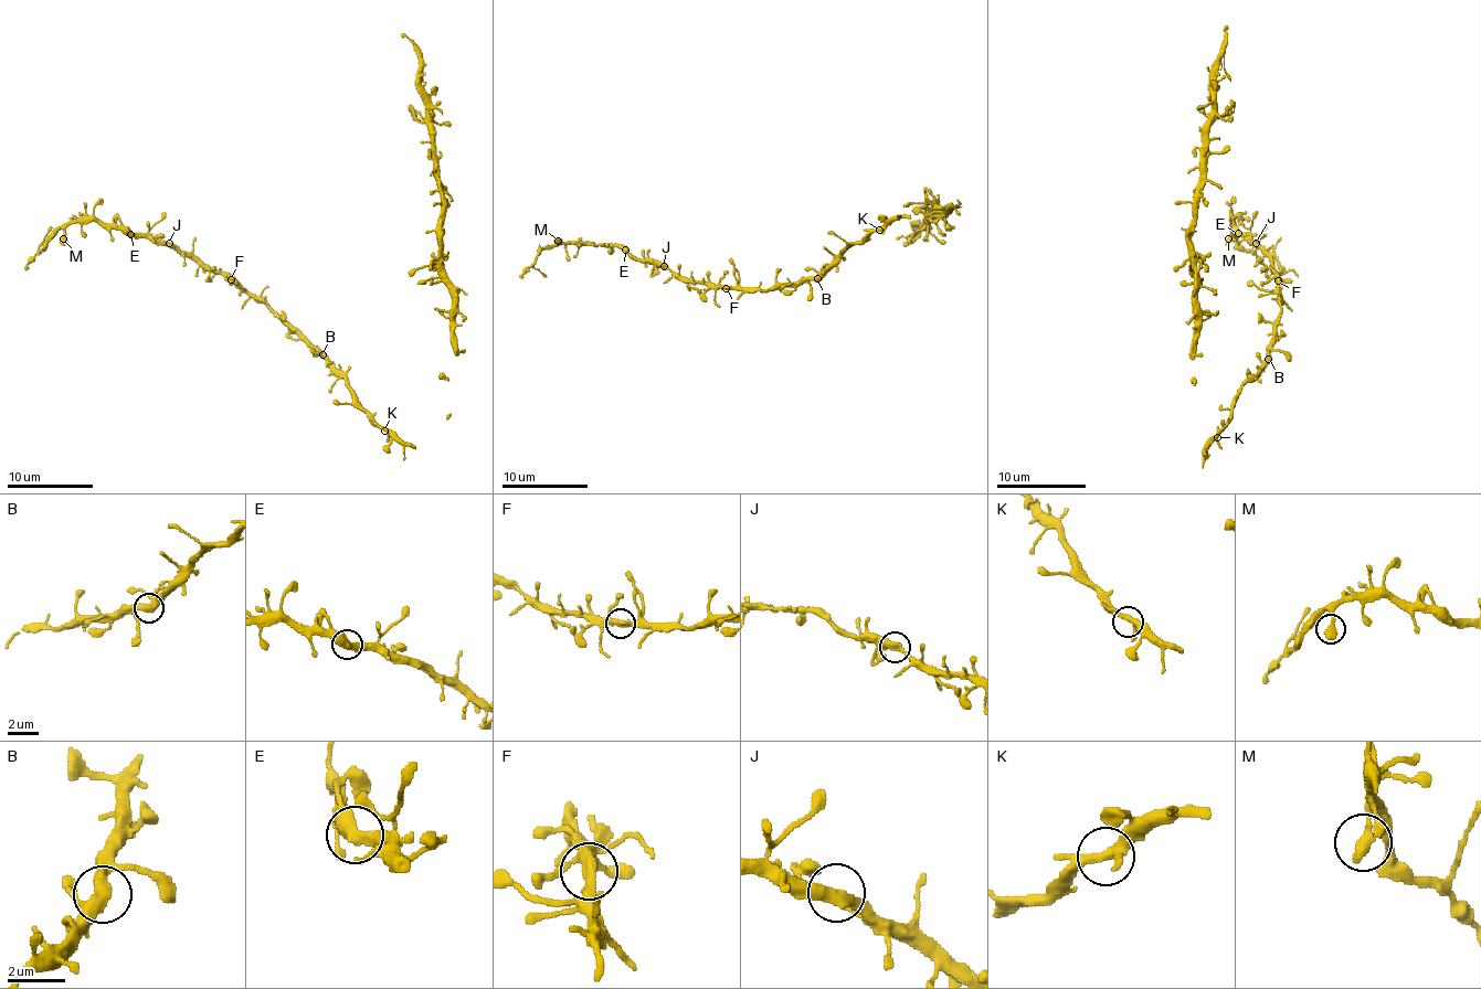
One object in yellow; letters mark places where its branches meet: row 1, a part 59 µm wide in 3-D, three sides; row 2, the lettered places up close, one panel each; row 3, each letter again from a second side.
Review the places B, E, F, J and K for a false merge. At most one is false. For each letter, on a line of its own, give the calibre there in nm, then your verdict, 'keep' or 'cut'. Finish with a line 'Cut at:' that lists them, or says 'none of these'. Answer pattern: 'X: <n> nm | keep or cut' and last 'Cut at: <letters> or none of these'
B: 400 nm | keep
E: 440 nm | keep
F: 360 nm | keep
J: 400 nm | keep
K: 280 nm | keep
Cut at: none of these

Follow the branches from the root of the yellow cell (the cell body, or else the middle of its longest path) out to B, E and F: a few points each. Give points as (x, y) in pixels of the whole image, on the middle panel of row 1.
B: (881, 227), (852, 245), (816, 279)
E: (881, 227), (852, 245), (816, 277), (802, 277), (764, 290), (687, 282), (666, 266), (633, 257), (625, 248)
F: (881, 227), (852, 245), (816, 277), (802, 277), (793, 284), (775, 284), (764, 290), (726, 288)

